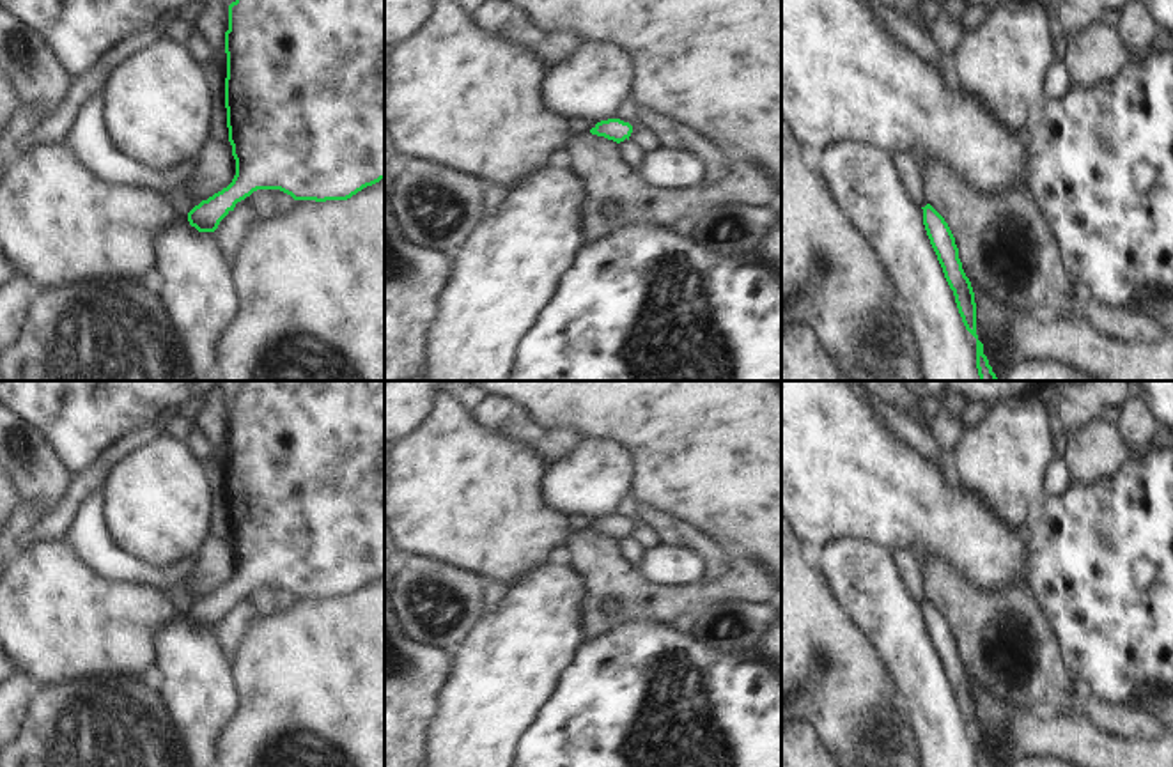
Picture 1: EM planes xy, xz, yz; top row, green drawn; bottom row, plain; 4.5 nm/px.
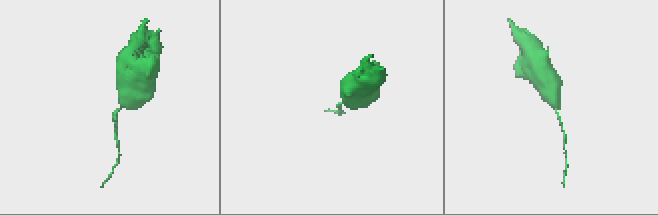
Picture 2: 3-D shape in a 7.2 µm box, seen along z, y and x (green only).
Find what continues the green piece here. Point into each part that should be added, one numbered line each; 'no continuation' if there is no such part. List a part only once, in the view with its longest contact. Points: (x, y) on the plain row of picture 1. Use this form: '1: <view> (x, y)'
no continuation

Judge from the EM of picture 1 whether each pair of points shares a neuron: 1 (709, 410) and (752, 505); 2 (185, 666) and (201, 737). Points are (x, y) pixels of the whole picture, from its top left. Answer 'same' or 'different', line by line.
1: same
2: same

